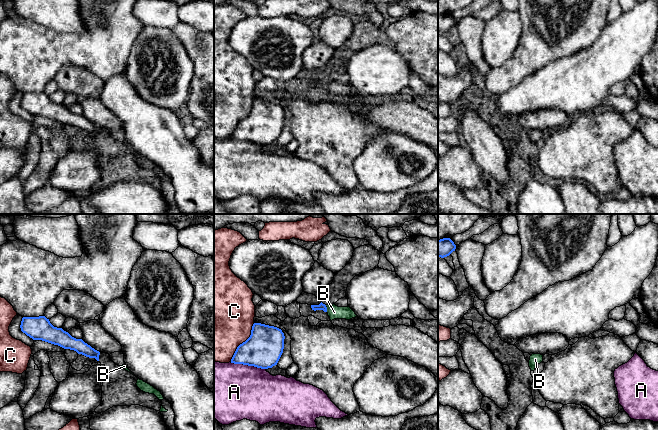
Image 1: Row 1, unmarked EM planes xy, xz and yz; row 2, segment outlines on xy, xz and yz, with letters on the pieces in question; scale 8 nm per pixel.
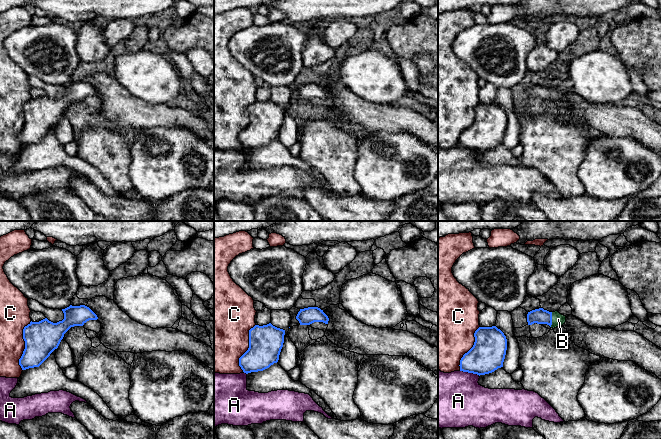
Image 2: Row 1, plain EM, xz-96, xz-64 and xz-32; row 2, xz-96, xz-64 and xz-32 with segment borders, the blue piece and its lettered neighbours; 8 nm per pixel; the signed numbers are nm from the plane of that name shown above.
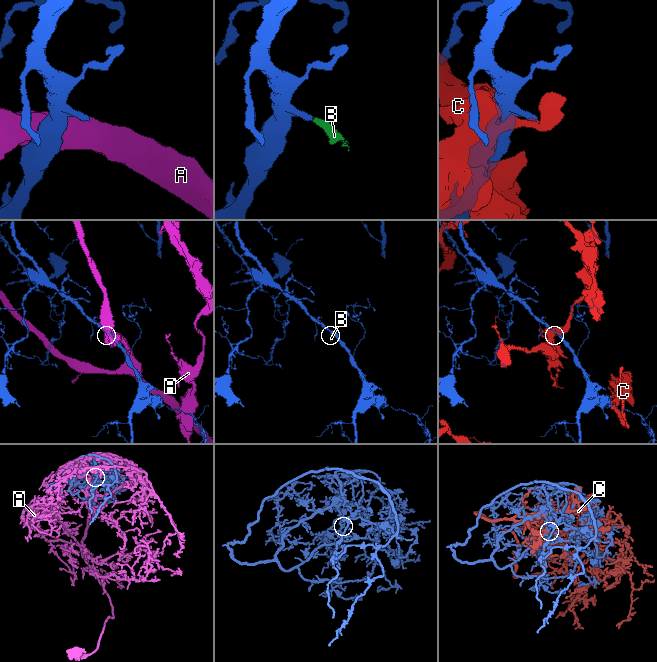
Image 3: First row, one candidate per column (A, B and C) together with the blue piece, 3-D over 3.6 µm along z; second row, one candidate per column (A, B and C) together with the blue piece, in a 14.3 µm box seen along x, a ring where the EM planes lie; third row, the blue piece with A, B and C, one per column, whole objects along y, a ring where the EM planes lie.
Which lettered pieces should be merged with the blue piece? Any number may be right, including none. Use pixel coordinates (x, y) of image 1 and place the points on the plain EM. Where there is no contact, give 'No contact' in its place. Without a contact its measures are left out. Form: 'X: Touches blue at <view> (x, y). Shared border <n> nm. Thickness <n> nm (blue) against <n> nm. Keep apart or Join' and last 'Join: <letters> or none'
A: Touches blue at xz (248, 141). Shared border 300 nm. Thickness 300 nm (blue) against 460 nm. Keep apart
B: Touches blue at xz (326, 84). Shared border 60 nm. Thickness 60 nm (blue) against 110 nm. Join
C: Touches blue at xz (243, 118). Shared border 360 nm. Thickness 300 nm (blue) against 500 nm. Keep apart
Join: B

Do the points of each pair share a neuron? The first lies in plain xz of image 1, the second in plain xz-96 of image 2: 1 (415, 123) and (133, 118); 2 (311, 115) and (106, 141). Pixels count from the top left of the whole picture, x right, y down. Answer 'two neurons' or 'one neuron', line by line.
1: one neuron
2: one neuron

